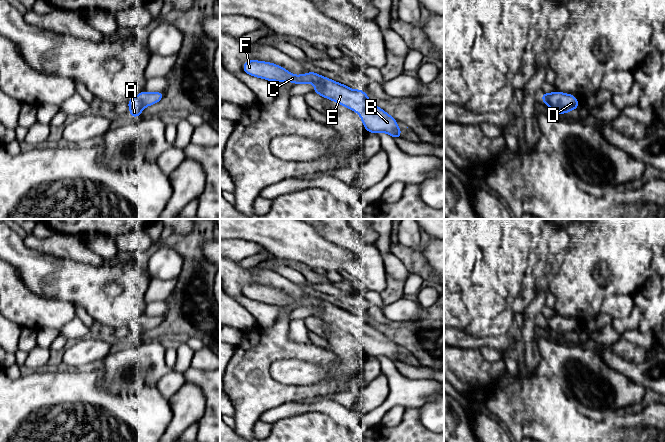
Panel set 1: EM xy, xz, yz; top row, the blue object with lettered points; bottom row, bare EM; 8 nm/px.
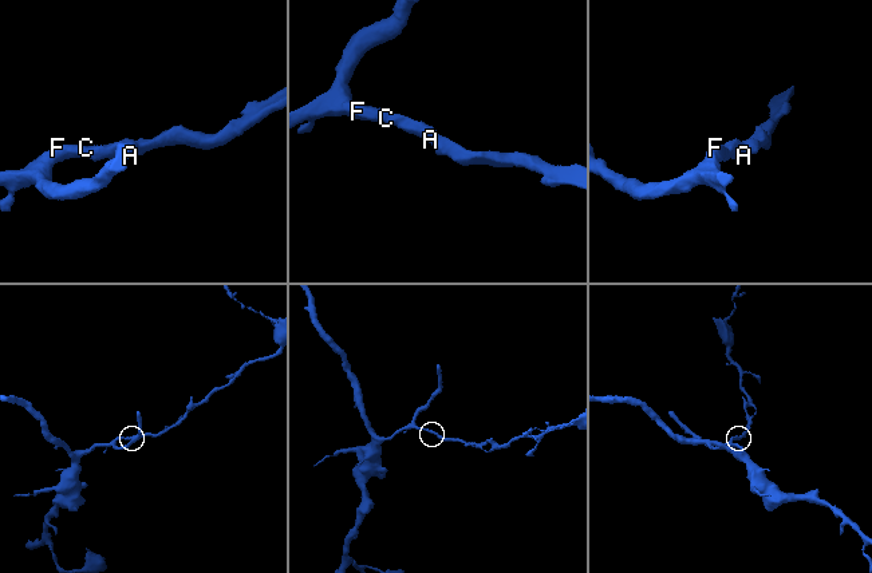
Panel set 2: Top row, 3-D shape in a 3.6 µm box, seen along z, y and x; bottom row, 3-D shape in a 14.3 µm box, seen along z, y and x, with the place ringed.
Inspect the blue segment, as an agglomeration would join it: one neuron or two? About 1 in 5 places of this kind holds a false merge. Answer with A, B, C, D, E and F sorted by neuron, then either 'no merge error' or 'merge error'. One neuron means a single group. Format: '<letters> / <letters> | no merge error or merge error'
A B C D E F | no merge error

